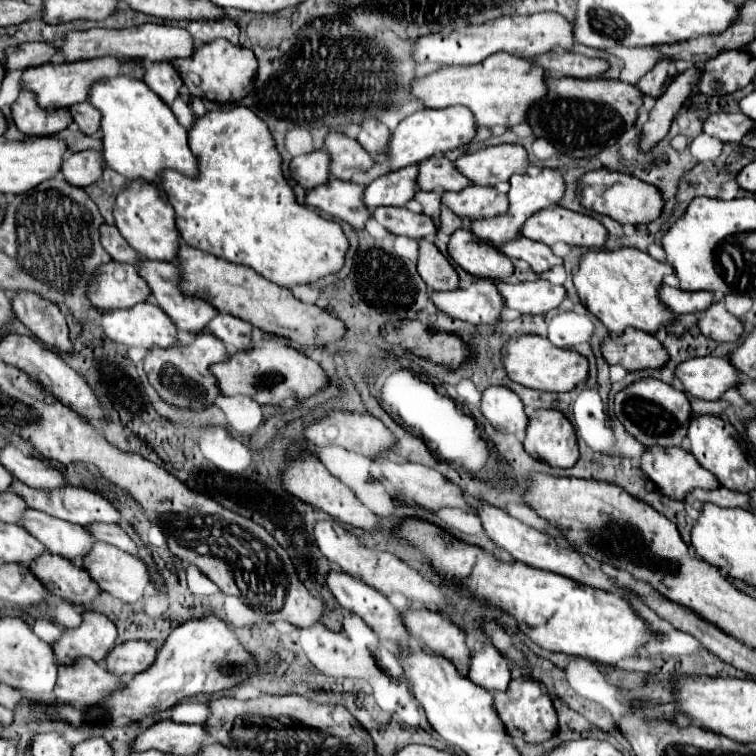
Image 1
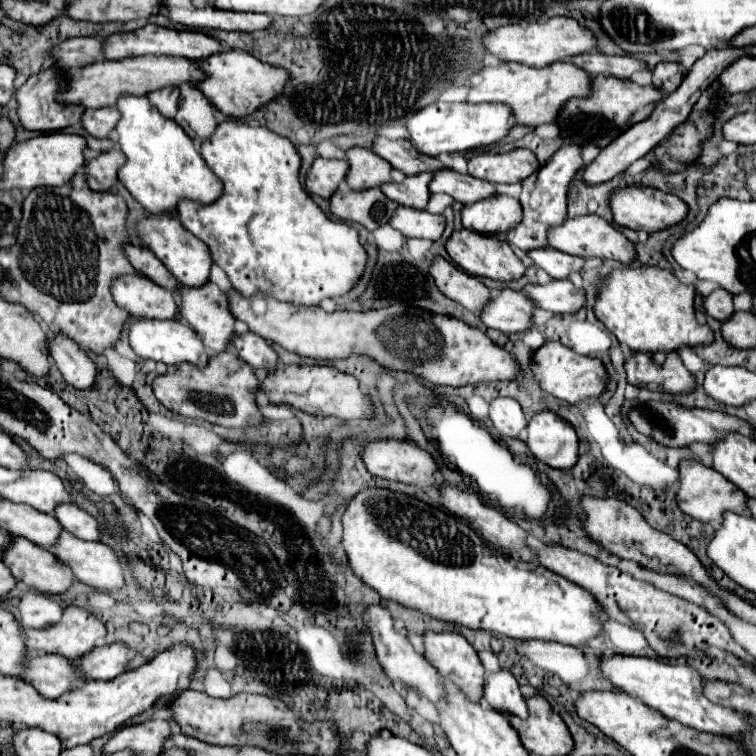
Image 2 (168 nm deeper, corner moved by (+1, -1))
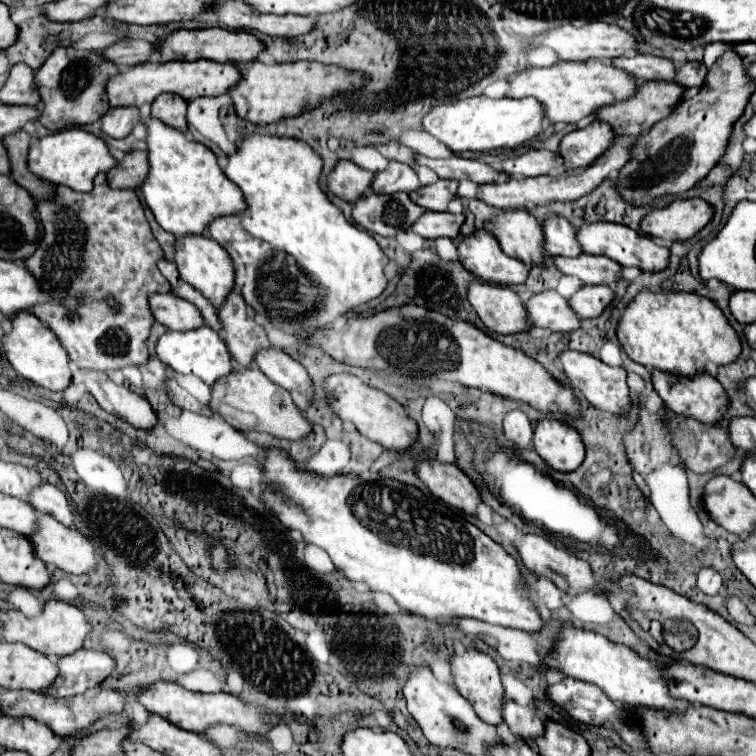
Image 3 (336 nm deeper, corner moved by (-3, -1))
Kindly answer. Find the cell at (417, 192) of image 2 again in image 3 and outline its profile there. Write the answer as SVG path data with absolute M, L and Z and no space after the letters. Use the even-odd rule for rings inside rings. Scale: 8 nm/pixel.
M438 180L428 186L420 186L418 190L410 192L414 204L426 210L446 210L448 202L456 196L458 180Z

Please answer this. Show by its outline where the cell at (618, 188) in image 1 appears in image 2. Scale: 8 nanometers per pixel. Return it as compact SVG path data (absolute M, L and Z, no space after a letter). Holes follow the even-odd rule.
M626 186L622 190L616 190L610 198L610 208L612 208L614 220L620 226L632 228L632 230L644 230L648 234L654 234L658 230L674 226L674 224L682 222L688 214L688 206L678 196L658 192L658 190L646 188L646 186Z

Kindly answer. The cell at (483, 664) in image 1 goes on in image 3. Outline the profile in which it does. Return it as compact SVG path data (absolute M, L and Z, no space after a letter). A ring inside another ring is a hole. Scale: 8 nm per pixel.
M504 698L502 718L508 724L510 732L516 738L522 738L526 742L532 742L534 738L542 736L544 732L544 724L538 716L538 710L532 706L522 706L510 698Z

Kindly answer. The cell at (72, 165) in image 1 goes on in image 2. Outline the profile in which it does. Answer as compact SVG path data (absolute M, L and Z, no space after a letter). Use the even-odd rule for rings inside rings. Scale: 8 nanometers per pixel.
M118 148L108 150L94 160L88 160L84 170L88 176L90 188L94 188L96 192L108 192L118 182L118 170L124 164L126 164L126 156Z

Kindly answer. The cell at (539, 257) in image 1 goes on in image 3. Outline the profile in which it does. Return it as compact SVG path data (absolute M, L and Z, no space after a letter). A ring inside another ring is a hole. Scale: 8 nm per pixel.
M580 254L578 258L556 256L554 264L562 274L576 276L584 284L604 284L620 280L620 264L616 264L606 256L594 256L594 254Z

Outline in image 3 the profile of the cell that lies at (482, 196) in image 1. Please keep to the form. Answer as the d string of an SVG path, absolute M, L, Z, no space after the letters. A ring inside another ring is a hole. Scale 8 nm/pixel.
M522 208L502 210L486 222L486 230L494 234L506 256L522 260L524 264L542 262L542 228L530 212Z

